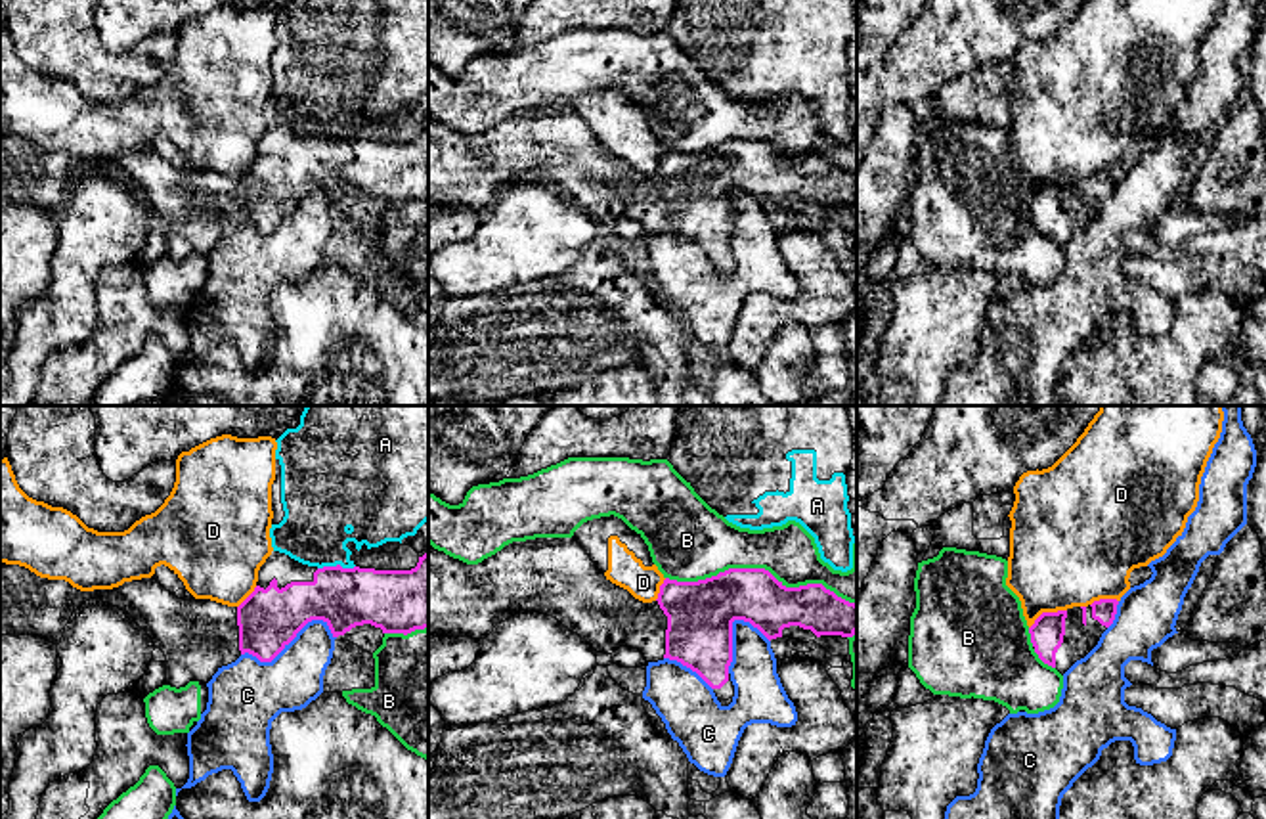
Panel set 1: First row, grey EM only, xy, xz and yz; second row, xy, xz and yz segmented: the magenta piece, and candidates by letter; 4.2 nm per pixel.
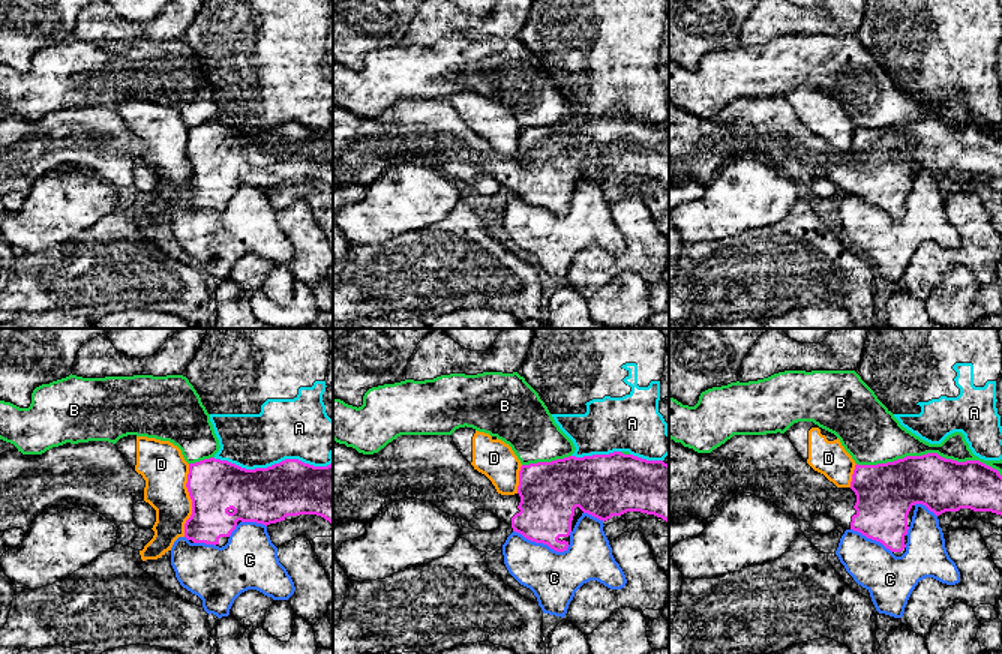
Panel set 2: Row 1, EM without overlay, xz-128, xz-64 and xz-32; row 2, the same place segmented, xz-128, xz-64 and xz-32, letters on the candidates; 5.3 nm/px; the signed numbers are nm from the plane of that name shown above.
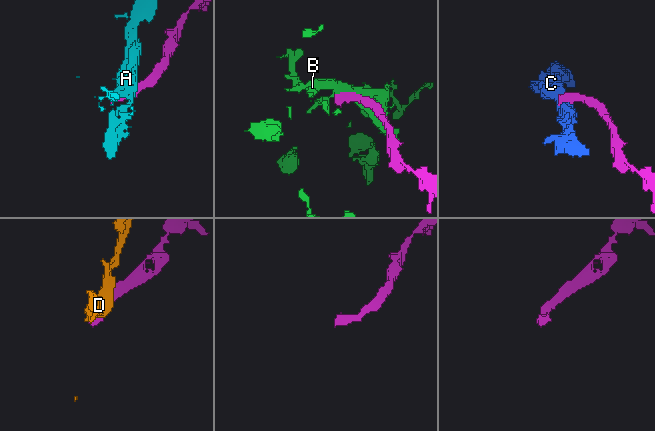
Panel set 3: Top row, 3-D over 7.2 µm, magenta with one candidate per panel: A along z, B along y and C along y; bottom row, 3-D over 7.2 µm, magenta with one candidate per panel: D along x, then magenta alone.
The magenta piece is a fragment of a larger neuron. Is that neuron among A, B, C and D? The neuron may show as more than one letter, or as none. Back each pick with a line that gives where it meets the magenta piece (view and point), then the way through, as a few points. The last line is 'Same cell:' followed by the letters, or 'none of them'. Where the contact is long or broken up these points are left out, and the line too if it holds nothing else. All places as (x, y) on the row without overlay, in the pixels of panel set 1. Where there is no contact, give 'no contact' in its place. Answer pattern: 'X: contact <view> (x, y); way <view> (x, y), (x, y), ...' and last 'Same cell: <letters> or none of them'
Same cell: none of them

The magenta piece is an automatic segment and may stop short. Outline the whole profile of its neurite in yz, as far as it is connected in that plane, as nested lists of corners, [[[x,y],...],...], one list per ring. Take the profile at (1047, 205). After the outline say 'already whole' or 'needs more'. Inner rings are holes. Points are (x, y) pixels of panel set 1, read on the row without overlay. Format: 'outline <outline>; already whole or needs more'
outline [[[1100,170],[1088,178],[1042,184],[1029,199],[1035,224],[1063,247],[1098,216],[1115,191],[1117,176],[1117,170]]]; needs more

